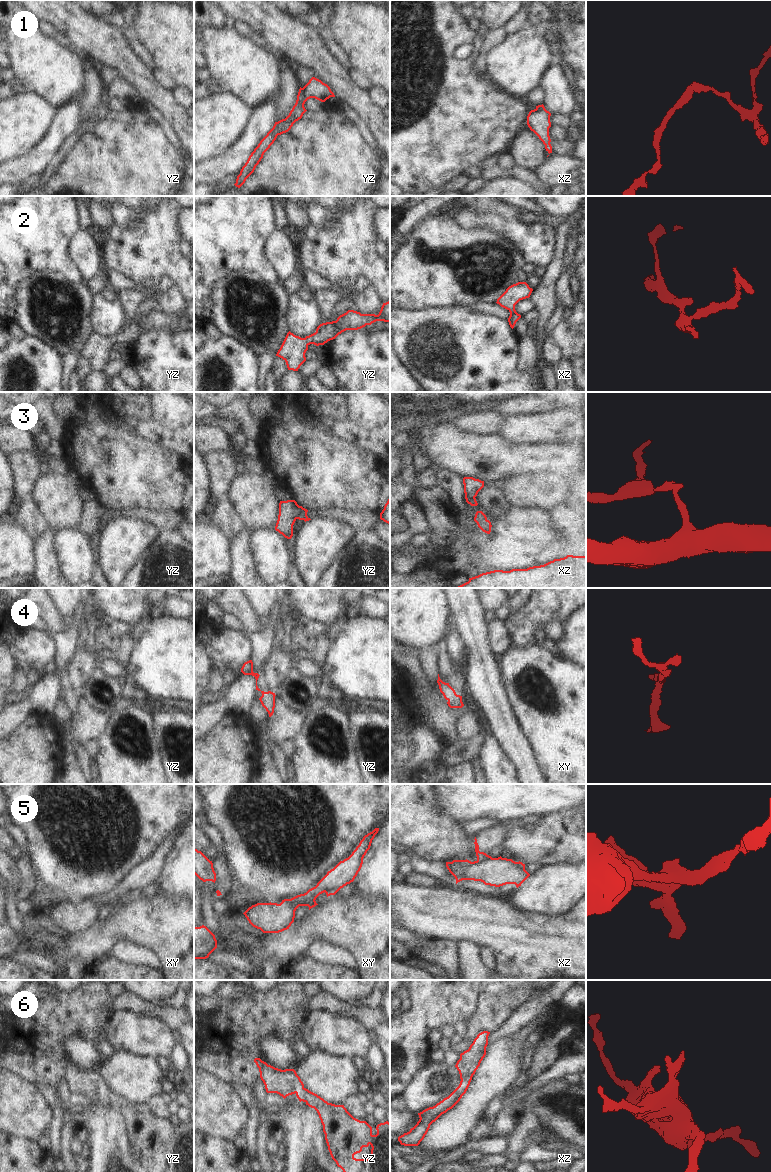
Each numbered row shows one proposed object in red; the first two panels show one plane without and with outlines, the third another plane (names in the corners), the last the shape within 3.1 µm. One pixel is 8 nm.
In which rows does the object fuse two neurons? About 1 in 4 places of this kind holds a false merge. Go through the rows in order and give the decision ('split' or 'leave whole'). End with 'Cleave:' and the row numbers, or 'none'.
1: leave whole
2: leave whole
3: leave whole
4: leave whole
5: split
6: leave whole
Cleave: 5

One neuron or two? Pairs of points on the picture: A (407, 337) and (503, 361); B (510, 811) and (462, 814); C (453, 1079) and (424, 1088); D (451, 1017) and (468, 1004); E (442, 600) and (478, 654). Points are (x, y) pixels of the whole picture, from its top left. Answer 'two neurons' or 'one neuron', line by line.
A: one neuron
B: one neuron
C: one neuron
D: one neuron
E: two neurons

